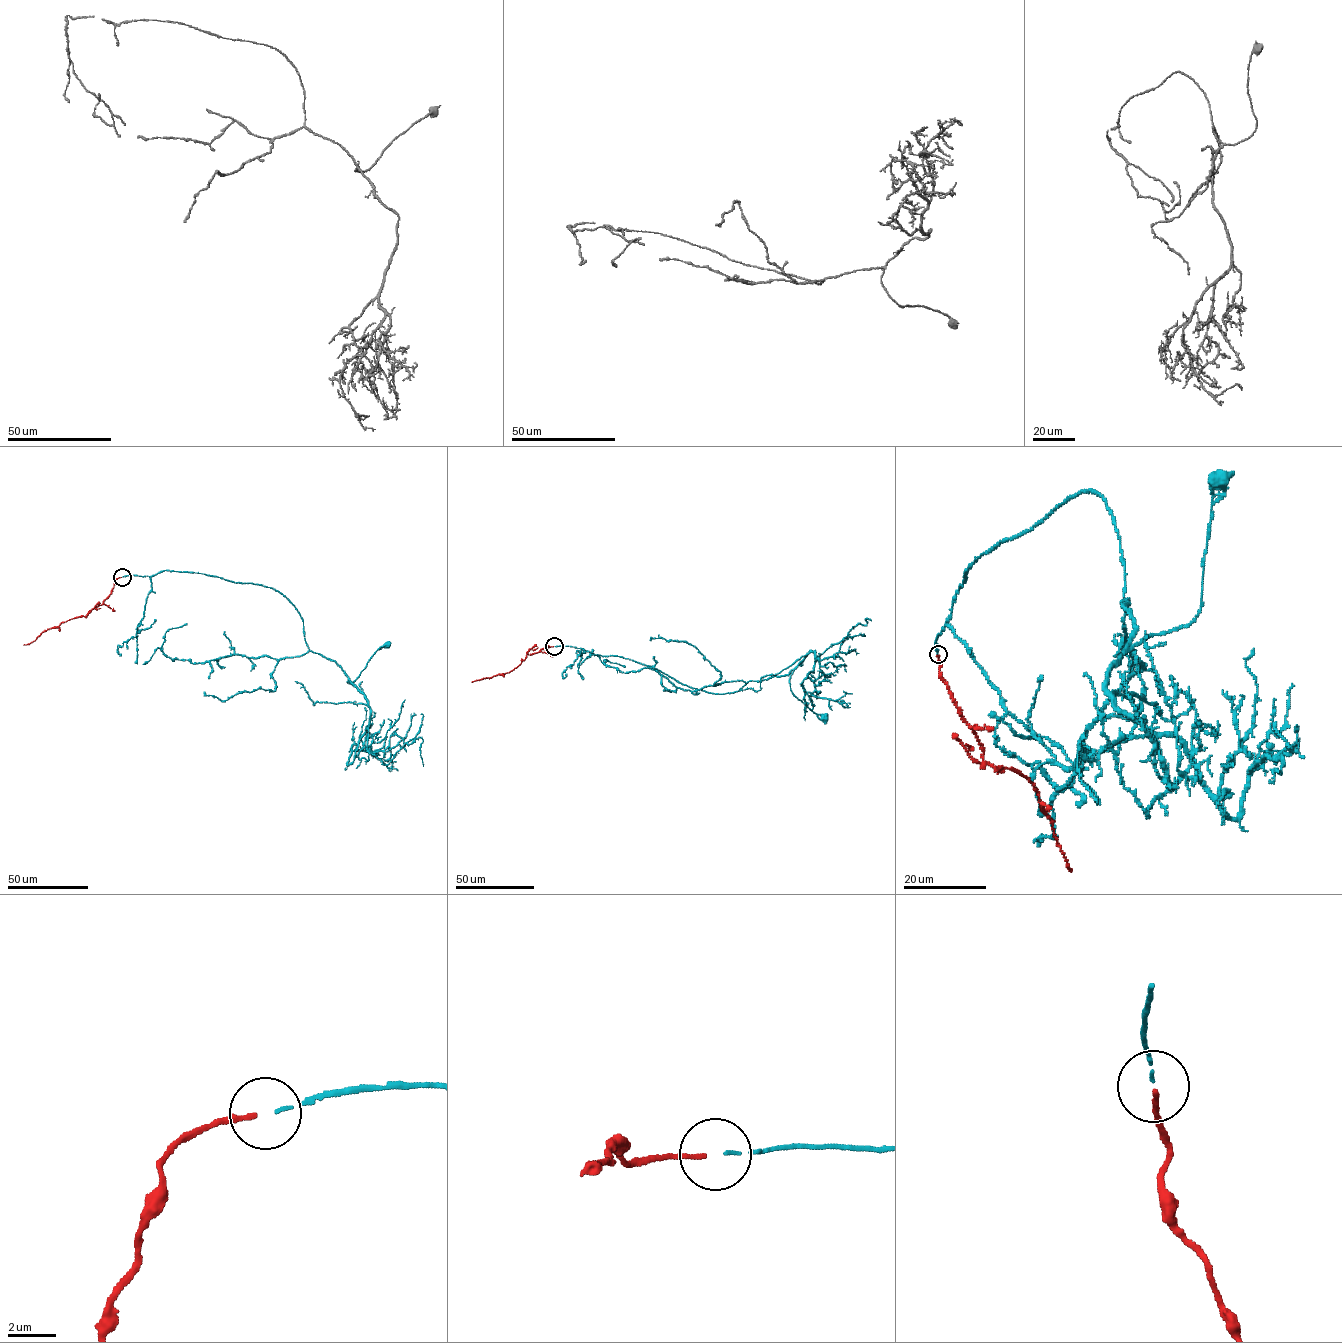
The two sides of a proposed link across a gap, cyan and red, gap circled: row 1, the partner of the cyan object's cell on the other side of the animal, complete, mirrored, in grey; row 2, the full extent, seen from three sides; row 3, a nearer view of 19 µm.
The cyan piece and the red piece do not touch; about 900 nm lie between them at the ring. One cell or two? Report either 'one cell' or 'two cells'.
one cell

